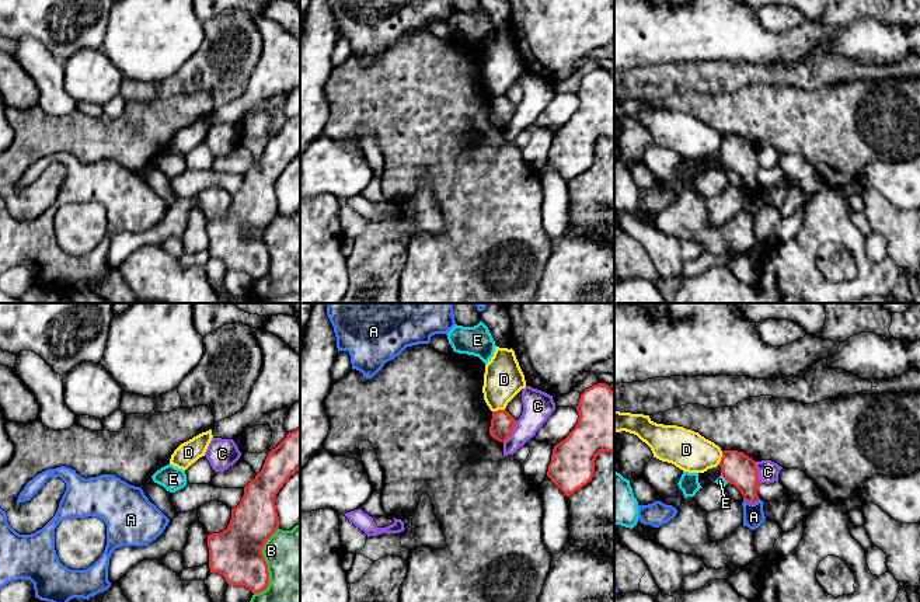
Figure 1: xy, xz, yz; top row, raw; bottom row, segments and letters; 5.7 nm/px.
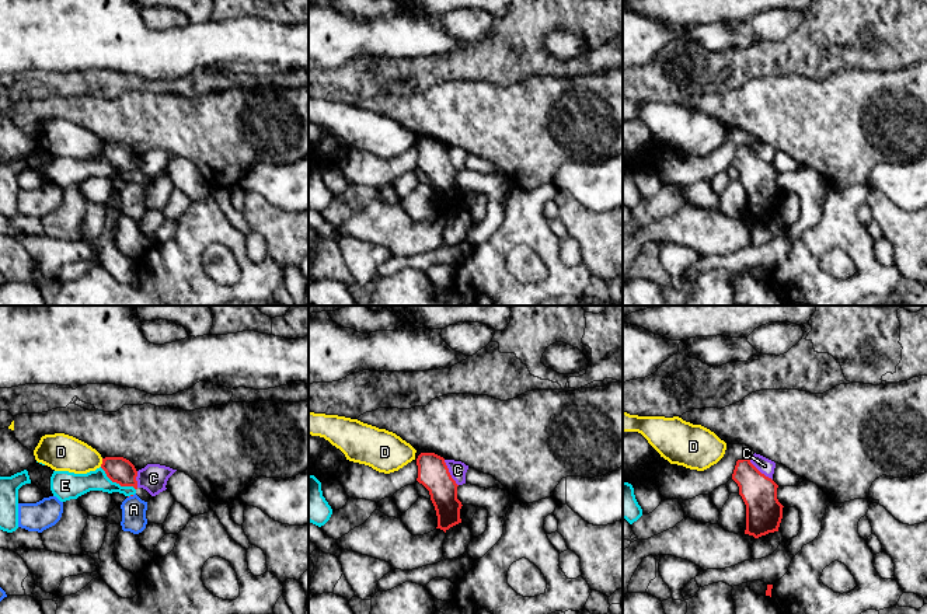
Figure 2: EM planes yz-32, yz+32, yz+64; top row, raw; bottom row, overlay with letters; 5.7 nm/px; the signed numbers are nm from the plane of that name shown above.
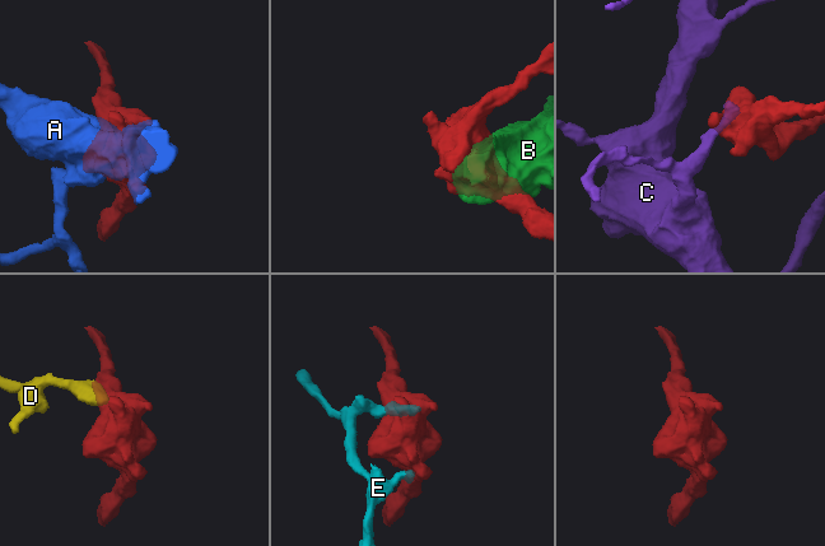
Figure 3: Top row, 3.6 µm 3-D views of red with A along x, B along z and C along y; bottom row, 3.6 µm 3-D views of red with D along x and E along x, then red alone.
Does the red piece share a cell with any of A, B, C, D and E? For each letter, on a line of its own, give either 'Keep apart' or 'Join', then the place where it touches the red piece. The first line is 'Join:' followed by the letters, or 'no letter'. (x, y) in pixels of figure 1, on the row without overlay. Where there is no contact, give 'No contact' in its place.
Join: no letter
A: Keep apart. Touches red at yz (751, 188)
B: Keep apart. Touches red at xy (267, 250)
C: Keep apart. Touches red at xz (511, 118)
D: Keep apart. Touches red at xz (498, 96)
E: Keep apart. Touches red at yz (725, 164)

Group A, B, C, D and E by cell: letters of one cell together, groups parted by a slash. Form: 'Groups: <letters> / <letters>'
Groups: A / B / C / D / E

